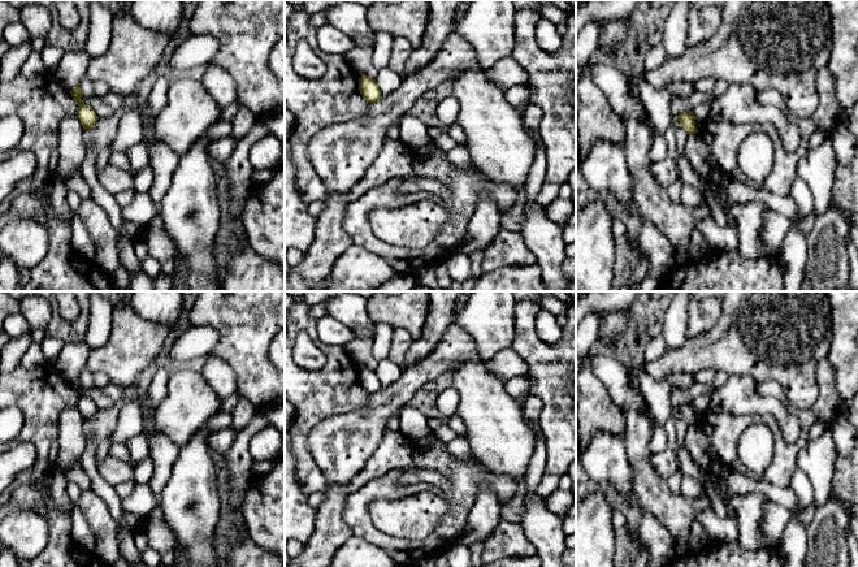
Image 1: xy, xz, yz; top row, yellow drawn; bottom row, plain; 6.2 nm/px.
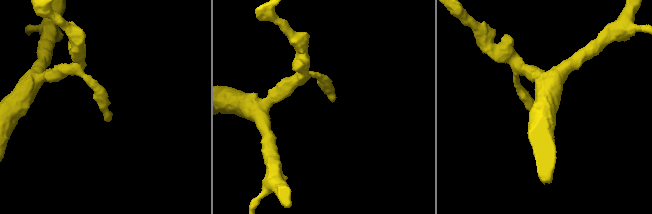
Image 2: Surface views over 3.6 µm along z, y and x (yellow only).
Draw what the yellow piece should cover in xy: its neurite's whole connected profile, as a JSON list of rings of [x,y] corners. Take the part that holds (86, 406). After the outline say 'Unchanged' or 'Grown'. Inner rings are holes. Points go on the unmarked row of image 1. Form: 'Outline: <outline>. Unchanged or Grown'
Outline: [[[78,376],[73,381],[70,381],[70,385],[78,395],[77,408],[79,410],[83,420],[84,421],[92,420],[99,408],[96,407],[94,401],[90,397],[84,395],[83,391],[81,390],[83,386],[81,377]]]. Unchanged

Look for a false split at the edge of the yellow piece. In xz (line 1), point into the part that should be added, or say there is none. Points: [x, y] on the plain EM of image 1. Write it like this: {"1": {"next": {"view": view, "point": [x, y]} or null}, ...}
{"1": {"next": null}}

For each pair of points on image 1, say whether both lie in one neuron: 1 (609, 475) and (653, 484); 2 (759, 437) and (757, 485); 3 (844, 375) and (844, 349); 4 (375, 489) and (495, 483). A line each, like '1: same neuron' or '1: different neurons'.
1: different neurons
2: same neuron
3: same neuron
4: same neuron

